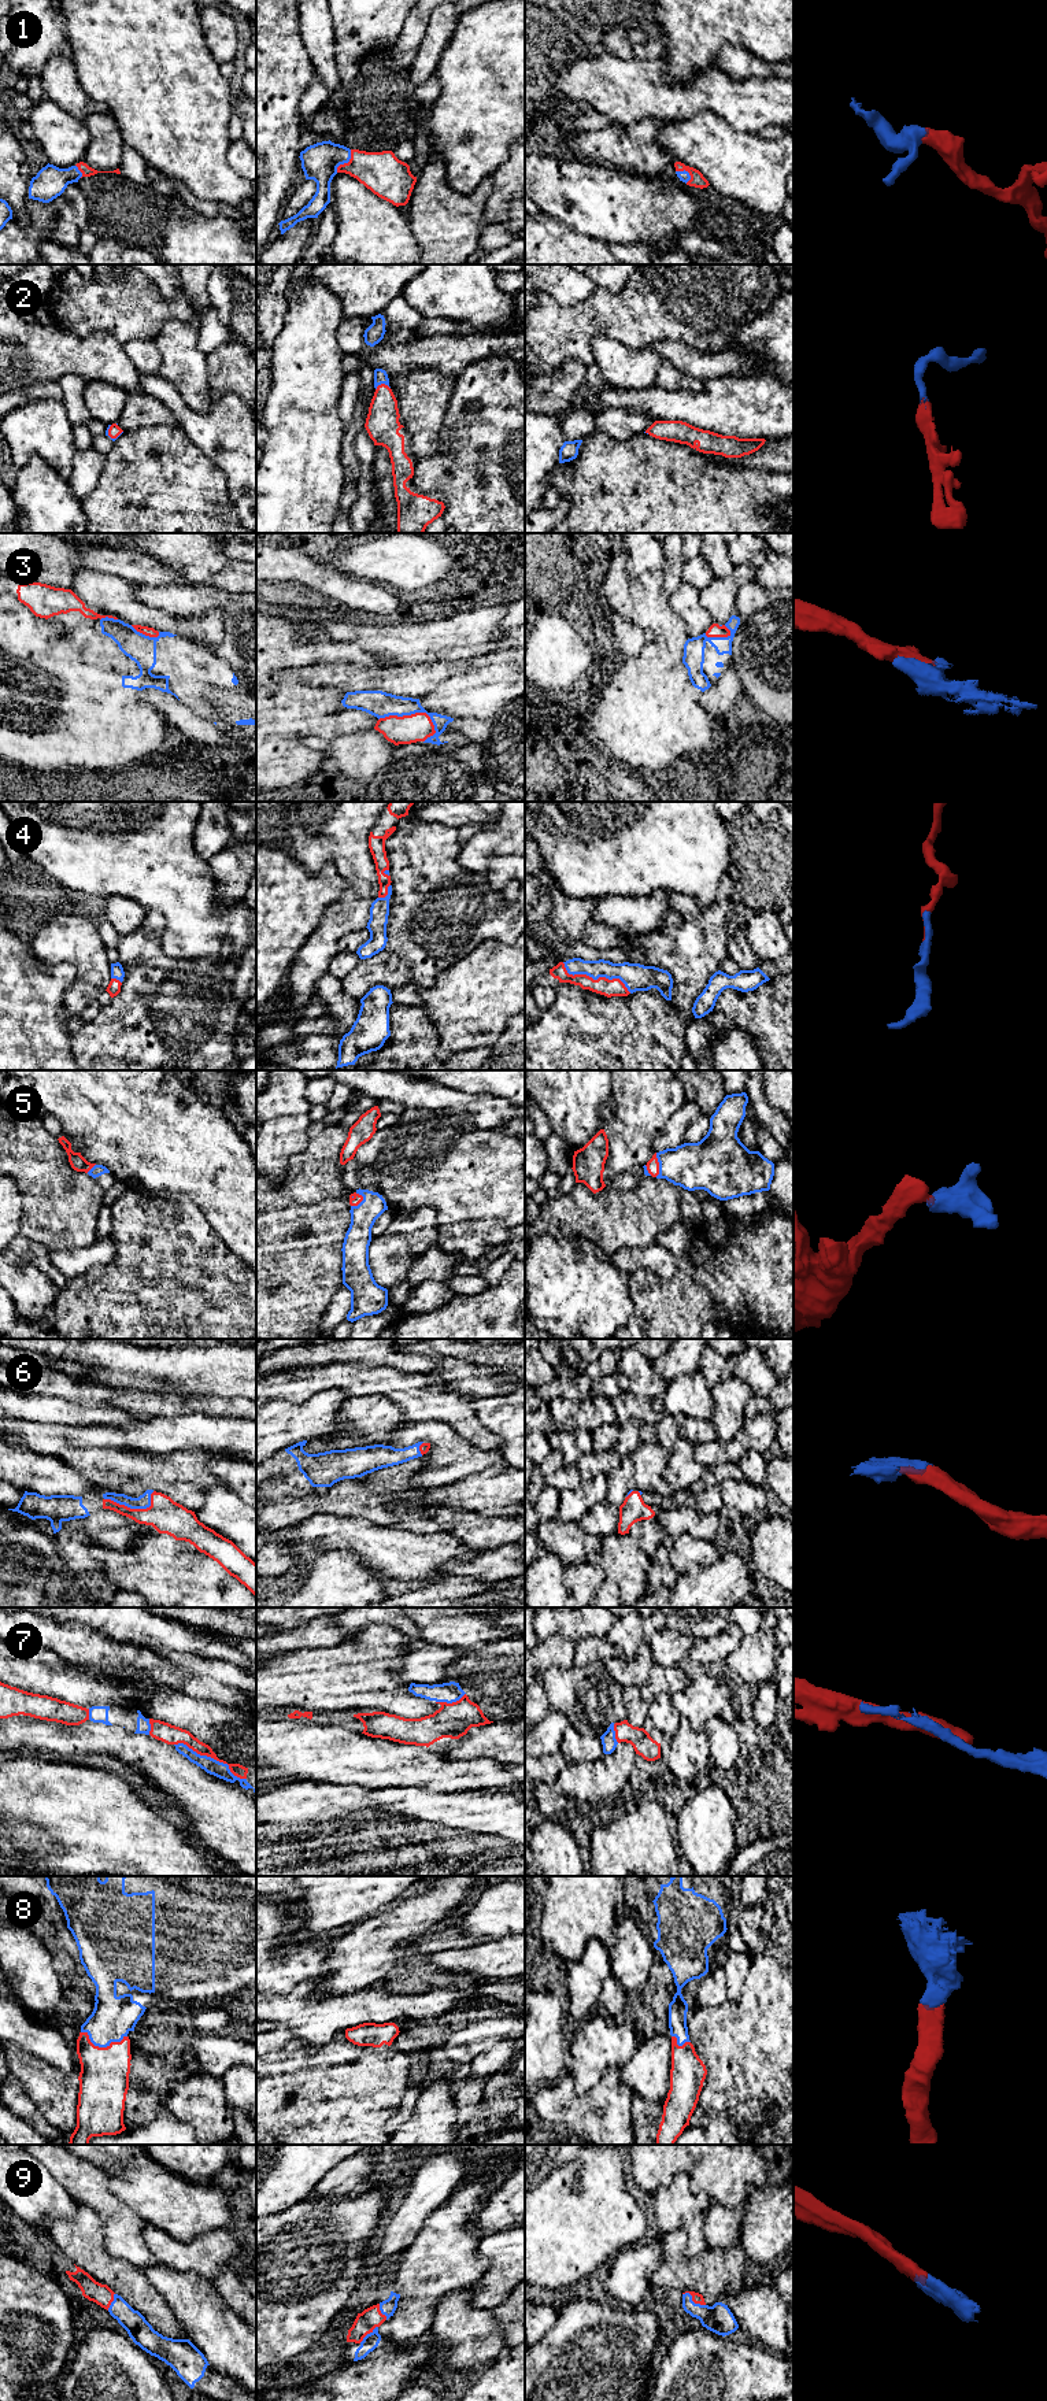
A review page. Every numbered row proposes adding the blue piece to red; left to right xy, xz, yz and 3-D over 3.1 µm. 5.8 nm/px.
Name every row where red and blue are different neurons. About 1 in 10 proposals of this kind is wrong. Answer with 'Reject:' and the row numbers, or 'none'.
Reject: none

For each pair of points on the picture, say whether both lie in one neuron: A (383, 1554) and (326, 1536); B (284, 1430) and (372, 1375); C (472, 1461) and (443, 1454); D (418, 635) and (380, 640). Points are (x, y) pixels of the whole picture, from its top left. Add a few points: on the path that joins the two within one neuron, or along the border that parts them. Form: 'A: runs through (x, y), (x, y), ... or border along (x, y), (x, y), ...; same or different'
A: runs through (369, 1541), (362, 1536), (340, 1536); same
B: border along (350, 1394), (328, 1388), (313, 1395); different
C: runs through (465, 1460), (450, 1460); same
D: runs through (409, 640), (389, 640); same

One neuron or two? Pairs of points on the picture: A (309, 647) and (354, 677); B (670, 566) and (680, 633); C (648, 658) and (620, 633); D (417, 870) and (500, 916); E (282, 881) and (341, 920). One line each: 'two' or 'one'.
A: two
B: two
C: two
D: one
E: two

